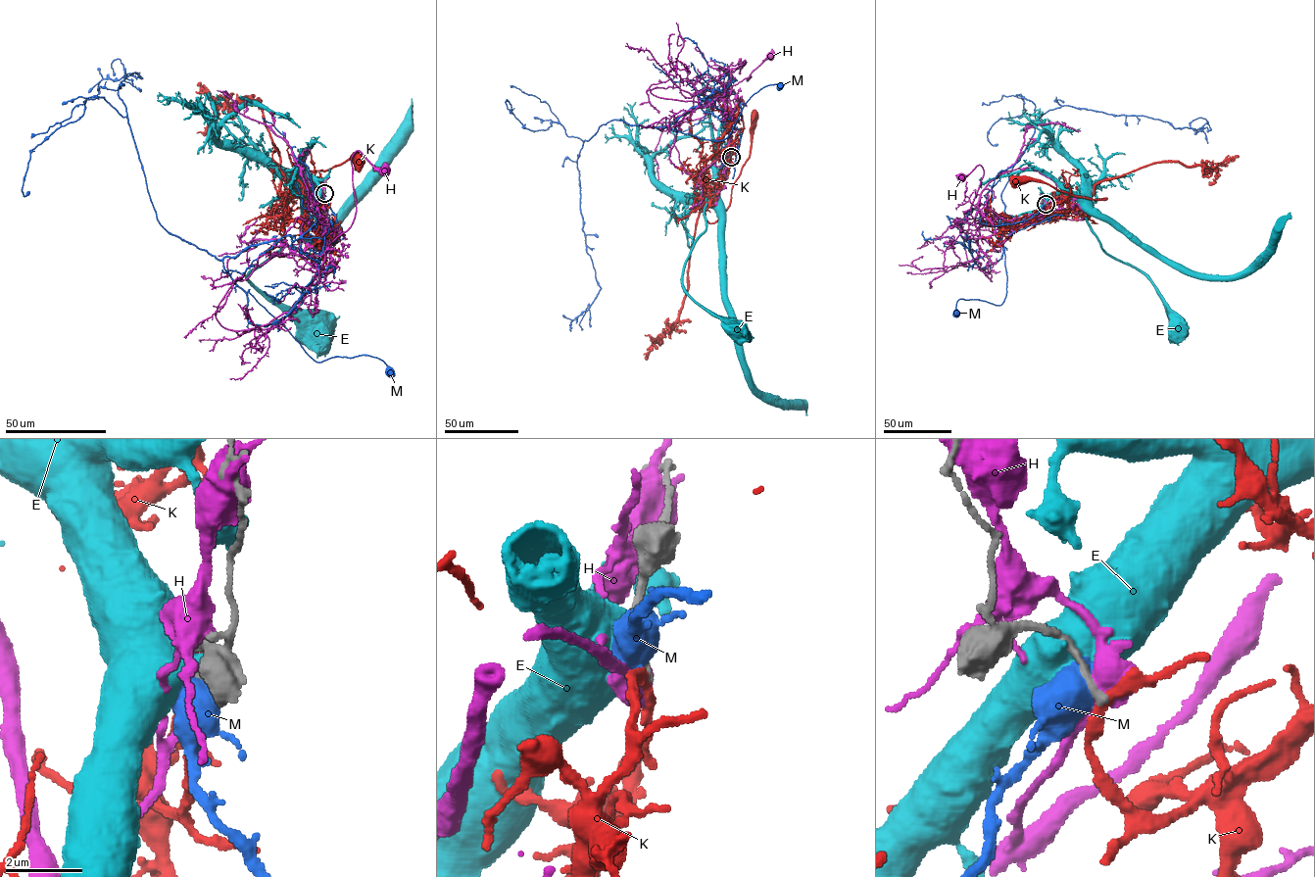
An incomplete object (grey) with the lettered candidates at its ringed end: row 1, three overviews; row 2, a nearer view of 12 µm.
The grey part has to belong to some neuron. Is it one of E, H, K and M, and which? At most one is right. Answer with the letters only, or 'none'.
none

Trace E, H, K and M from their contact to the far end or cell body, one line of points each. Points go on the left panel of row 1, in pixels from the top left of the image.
E: (322, 191), (307, 172), (282, 175), (240, 147)
H: (323, 193), (316, 210), (322, 232), (327, 219), (328, 243), (355, 217), (352, 155), (360, 152), (385, 171)
K: (323, 193), (321, 199), (313, 185), (283, 193), (280, 185), (292, 170), (323, 171), (353, 156), (359, 160)
M: (323, 192), (341, 227), (339, 240), (261, 243), (225, 257), (223, 267), (316, 362), (365, 355), (390, 372)

